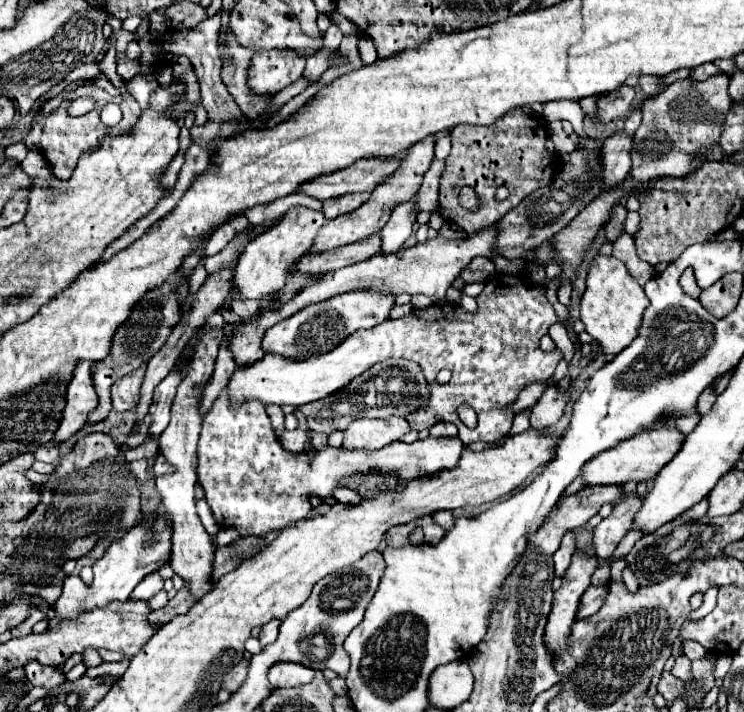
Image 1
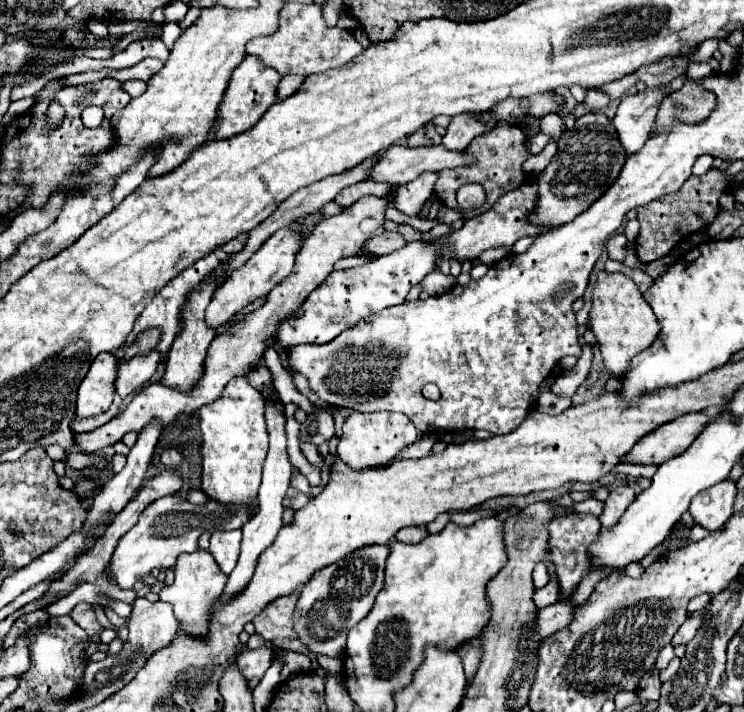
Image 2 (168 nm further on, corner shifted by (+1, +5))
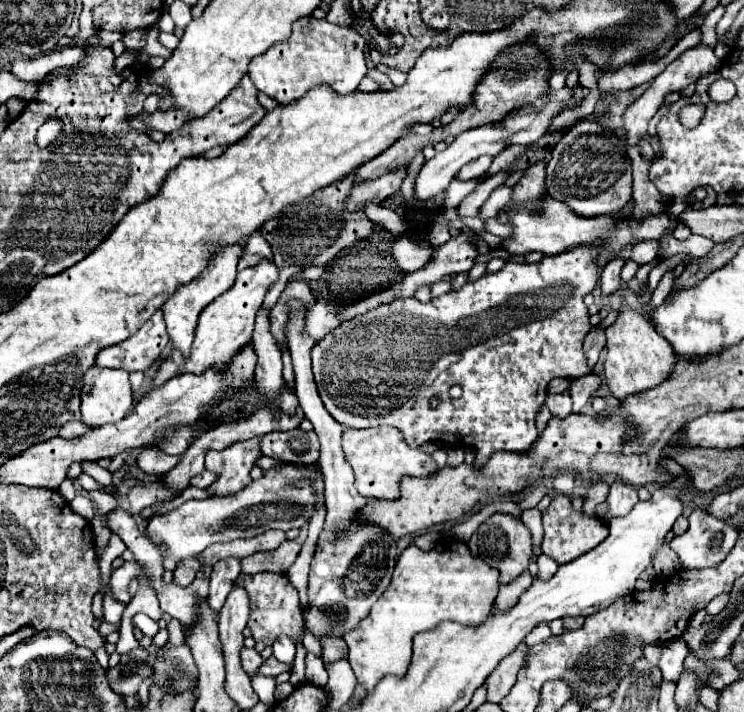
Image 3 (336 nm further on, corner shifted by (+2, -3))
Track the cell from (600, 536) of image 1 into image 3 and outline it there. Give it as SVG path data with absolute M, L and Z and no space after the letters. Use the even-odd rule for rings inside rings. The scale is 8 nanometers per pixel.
M614 482L610 486L610 494L606 498L606 504L608 504L608 512L606 512L606 522L610 518L616 518L616 516L624 516L632 510L632 506L638 502L638 496L636 496L636 490L628 484L622 484L622 482Z

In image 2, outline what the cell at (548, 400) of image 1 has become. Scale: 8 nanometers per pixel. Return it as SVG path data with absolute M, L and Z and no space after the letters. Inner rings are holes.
M585 344L579 362L577 362L571 370L561 372L561 374L555 378L555 382L553 382L553 386L551 386L549 390L551 390L553 394L557 394L557 396L573 396L575 390L577 390L577 388L583 384L583 380L587 378L589 368L591 368L591 360L593 360L593 350L591 350L589 344Z

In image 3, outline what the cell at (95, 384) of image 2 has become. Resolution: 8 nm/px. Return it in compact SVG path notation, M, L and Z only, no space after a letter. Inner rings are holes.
M90 368L84 374L82 420L88 426L120 422L132 408L132 390L128 372L112 368Z

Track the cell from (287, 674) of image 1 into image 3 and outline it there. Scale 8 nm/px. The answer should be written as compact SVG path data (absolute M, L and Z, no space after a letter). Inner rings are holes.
M260 572L260 574L242 574L236 580L240 586L248 590L250 596L250 622L248 628L252 630L252 638L262 644L274 644L278 636L286 634L296 644L302 640L304 634L304 618L300 608L300 596L298 590L290 584L286 574L274 574L274 572Z

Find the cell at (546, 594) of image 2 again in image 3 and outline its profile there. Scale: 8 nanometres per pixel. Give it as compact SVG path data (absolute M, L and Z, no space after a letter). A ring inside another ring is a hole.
M542 622L542 624L534 626L532 632L526 636L526 644L534 646L534 644L538 644L538 642L544 642L544 640L550 638L550 636L552 636L552 632L550 632L550 628L548 628L548 622Z

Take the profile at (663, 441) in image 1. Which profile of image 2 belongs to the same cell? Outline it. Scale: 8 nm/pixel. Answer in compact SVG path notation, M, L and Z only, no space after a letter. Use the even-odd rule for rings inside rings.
M695 412L679 416L673 422L667 422L665 426L659 426L655 432L641 438L635 448L625 456L627 462L643 462L643 464L663 464L673 456L683 454L687 446L695 440L695 434L707 426L711 418Z

